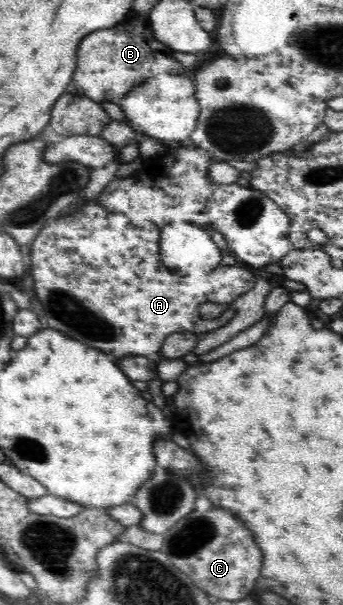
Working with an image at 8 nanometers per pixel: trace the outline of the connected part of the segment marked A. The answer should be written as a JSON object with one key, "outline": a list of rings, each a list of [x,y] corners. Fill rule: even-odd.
{"outline":[[[90,201],[73,216],[58,217],[53,224],[46,224],[31,243],[31,268],[28,274],[33,277],[35,296],[43,306],[49,328],[59,330],[85,346],[111,352],[115,359],[123,356],[154,358],[171,334],[205,334],[231,322],[237,314],[231,304],[241,294],[253,290],[258,274],[248,267],[219,265],[209,274],[179,276],[161,262],[159,232],[161,230],[157,230],[153,222],[135,226],[126,214],[109,212],[101,203]],[[205,302],[225,304],[227,309],[219,317],[204,319],[199,315],[199,306]]]}

